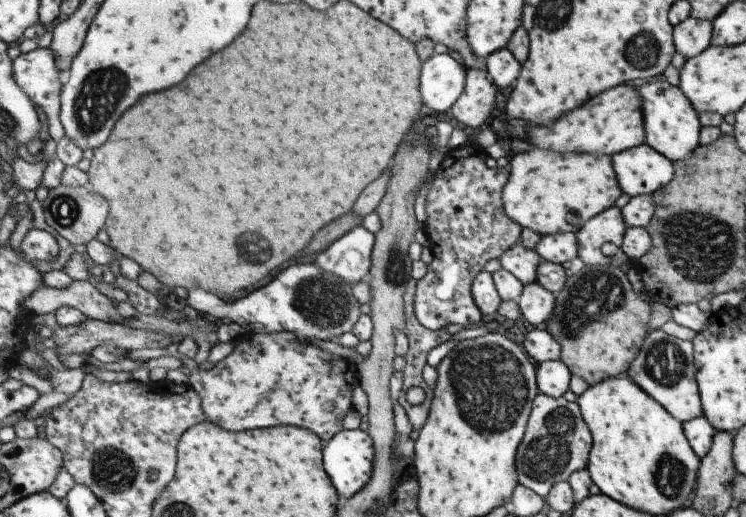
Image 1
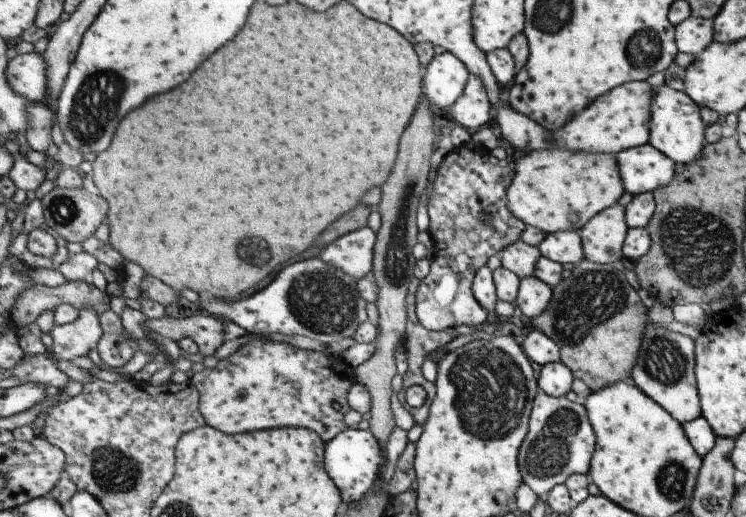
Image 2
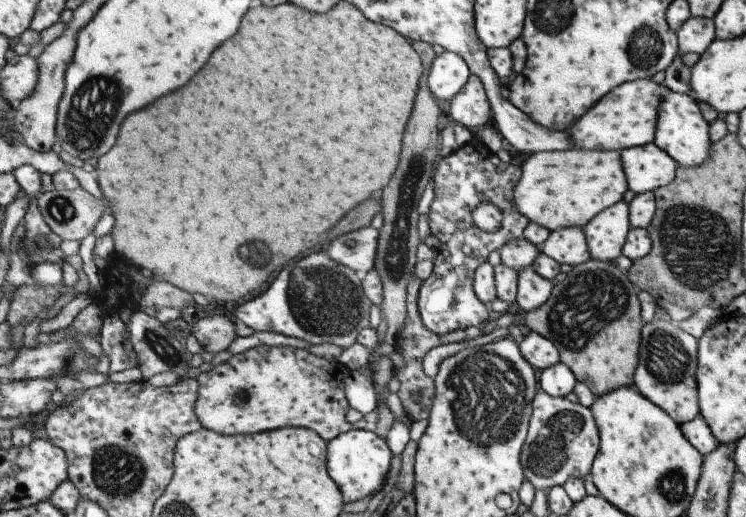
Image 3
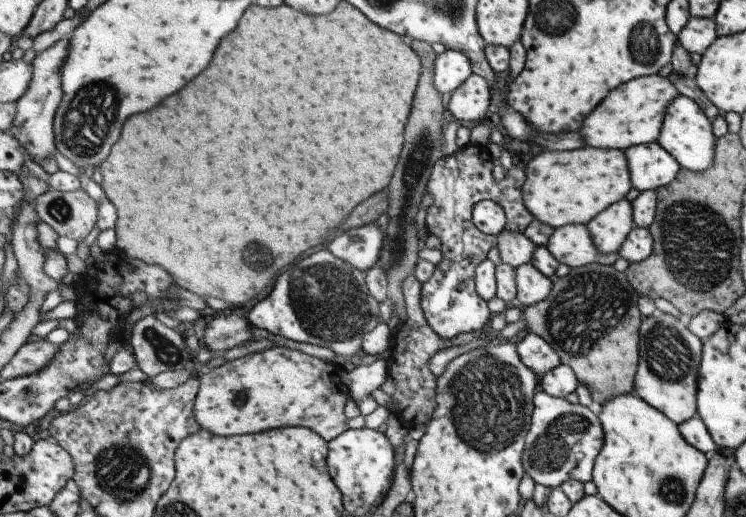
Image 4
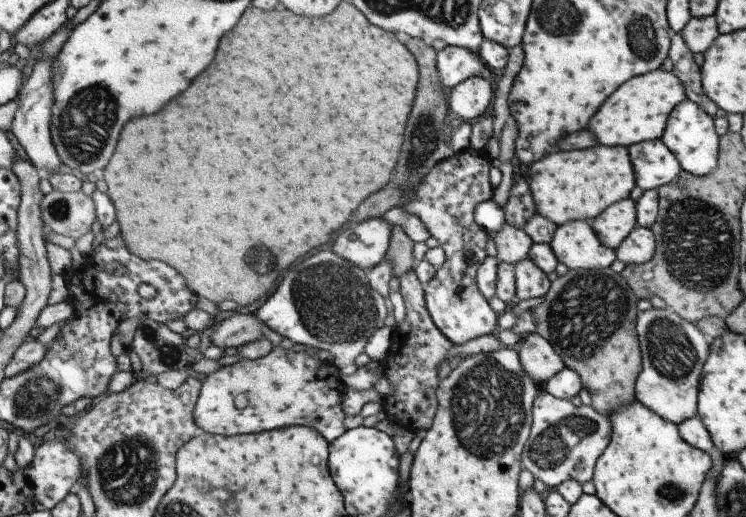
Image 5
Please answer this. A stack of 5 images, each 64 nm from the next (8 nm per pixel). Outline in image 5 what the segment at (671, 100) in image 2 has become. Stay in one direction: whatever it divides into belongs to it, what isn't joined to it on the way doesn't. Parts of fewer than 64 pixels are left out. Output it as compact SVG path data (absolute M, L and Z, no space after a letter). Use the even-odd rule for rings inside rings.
M686 98L669 116L661 139L678 159L682 171L695 176L705 176L717 164L718 137L714 130L713 117L705 114L702 108Z

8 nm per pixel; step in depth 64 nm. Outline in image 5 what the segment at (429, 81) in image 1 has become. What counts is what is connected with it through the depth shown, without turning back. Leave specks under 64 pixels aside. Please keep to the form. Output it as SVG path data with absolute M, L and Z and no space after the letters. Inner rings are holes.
M447 45L438 52L438 70L447 91L459 86L468 78L490 78L489 66L480 54L475 54L463 46Z

